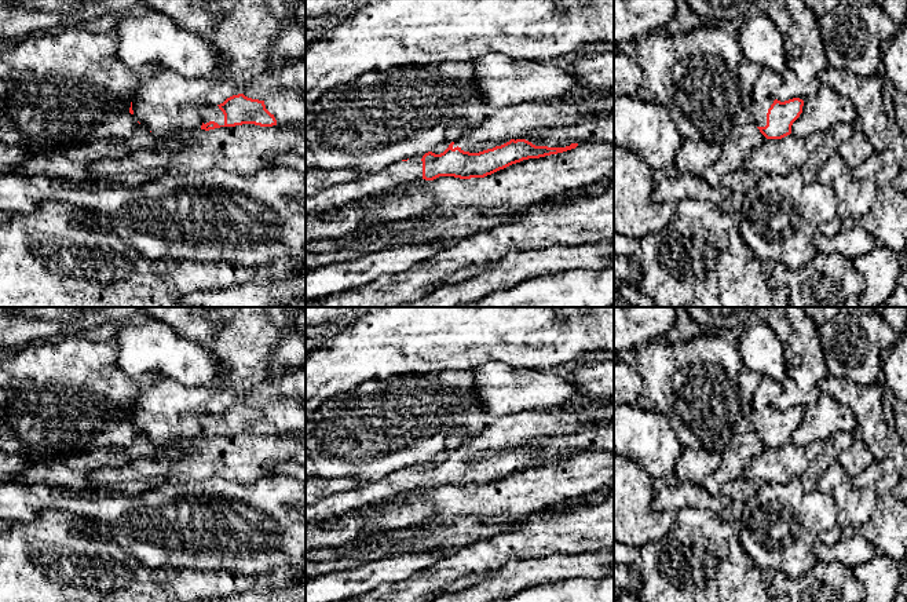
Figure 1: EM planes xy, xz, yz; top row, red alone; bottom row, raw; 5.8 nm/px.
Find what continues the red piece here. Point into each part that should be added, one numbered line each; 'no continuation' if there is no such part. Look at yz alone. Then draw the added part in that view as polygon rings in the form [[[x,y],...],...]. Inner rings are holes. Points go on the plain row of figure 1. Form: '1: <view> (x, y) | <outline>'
1: yz (764, 400) | [[[761,377],[760,384],[753,394],[750,423],[757,435],[767,434],[767,422],[773,409],[776,399],[782,394],[782,383],[771,379]]]

